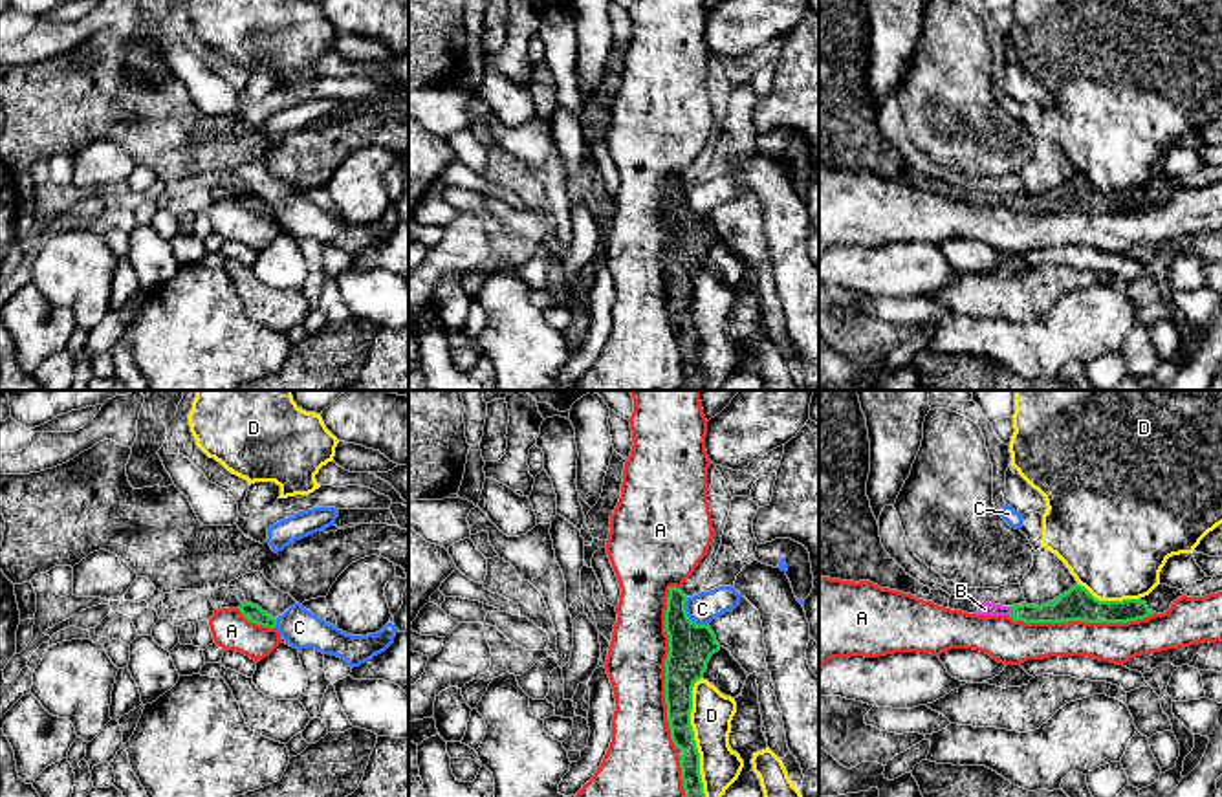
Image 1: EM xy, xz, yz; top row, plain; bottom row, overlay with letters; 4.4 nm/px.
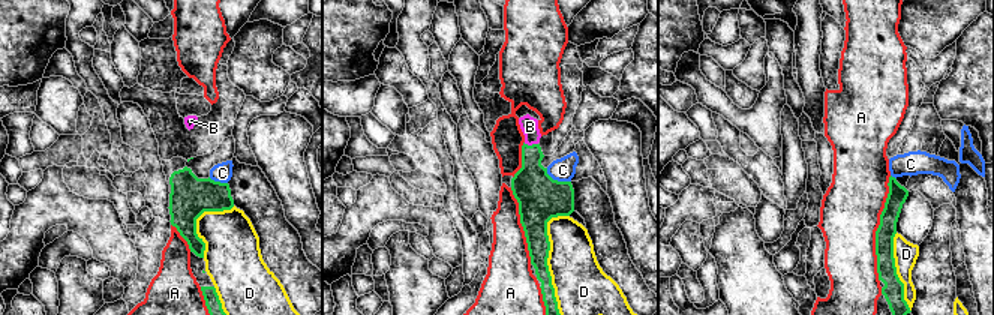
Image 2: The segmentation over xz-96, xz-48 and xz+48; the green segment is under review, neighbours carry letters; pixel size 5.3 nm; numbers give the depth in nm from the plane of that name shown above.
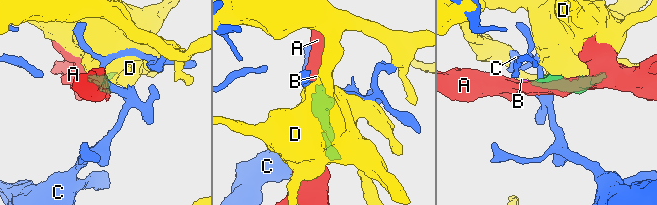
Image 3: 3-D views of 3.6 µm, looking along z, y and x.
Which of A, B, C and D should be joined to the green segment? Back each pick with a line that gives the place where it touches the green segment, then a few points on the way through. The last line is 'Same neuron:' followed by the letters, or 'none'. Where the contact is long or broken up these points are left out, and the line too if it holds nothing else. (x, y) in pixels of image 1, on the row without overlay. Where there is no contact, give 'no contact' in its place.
B: yz (1012, 202) | across yz (1069, 196), (1052, 202), (1012, 202), (984, 198)
Same neuron: B

